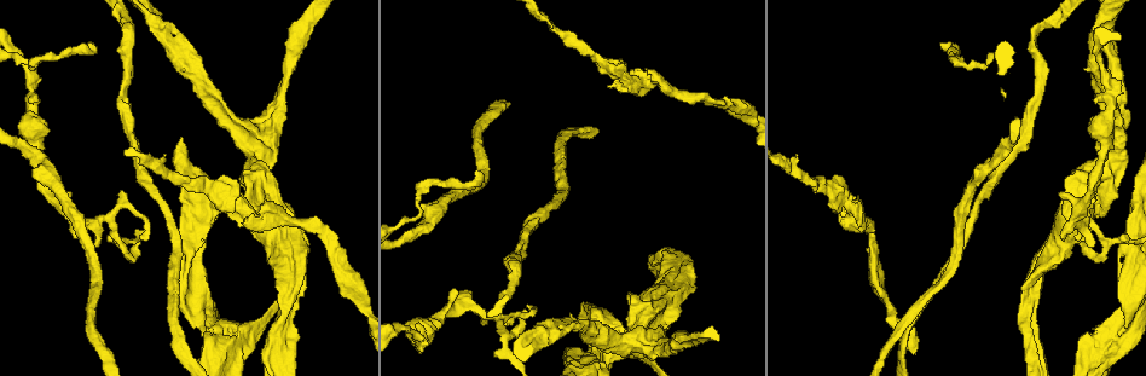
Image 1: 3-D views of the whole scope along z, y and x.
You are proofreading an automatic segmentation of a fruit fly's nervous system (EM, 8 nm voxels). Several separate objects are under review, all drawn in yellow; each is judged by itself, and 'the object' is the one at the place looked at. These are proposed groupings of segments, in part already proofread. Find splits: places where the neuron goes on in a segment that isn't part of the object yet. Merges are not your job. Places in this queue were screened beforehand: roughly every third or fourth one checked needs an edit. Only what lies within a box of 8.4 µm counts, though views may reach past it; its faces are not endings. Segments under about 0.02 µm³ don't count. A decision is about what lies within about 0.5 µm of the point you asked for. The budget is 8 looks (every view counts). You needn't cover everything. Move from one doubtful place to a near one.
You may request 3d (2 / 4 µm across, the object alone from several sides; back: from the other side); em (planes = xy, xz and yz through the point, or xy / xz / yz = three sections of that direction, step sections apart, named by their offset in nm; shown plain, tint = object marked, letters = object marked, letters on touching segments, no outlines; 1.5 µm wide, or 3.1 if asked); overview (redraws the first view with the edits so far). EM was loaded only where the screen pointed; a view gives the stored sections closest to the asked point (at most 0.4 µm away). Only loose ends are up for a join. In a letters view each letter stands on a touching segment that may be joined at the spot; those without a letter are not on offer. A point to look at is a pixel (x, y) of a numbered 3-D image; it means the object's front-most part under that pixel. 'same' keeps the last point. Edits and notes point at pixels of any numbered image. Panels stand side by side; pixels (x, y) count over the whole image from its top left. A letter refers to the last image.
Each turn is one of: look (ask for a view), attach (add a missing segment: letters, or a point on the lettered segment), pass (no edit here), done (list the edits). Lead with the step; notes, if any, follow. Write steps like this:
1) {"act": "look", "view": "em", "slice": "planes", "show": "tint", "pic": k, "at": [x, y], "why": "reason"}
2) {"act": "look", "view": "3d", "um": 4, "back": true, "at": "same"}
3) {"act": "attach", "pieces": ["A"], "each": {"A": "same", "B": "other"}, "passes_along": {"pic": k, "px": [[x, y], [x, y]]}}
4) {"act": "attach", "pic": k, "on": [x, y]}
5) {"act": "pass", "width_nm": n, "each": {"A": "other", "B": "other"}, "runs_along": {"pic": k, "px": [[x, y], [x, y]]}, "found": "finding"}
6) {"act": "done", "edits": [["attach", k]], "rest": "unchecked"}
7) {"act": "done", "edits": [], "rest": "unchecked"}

{"act": "look", "view": "em", "slice": "xz", "step": 8, "show": "tint", "pic": 1, "at": [943, 44], "why": "tapers out"}

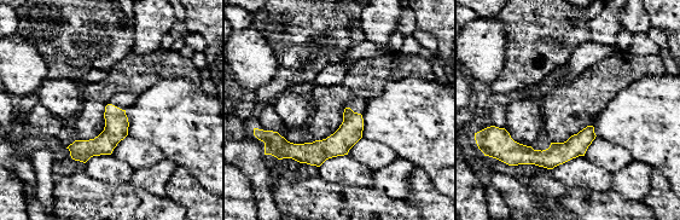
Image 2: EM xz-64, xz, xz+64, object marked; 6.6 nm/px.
{"act": "look", "view": "em", "slice": "xy", "step": 8, "show": "letters", "at": "same"}

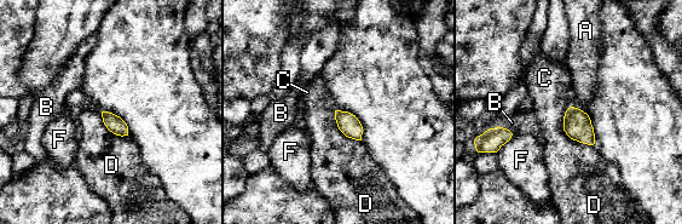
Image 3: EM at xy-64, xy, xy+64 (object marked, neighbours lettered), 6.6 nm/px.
{"act": "pass", "each": {"A": "other", "B": "other", "C": "other", "D": "other", "F": "other"}, "found": "no lettered segment goes on from it"}

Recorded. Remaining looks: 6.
{"act": "look", "view": "3d", "um": 2, "pic": 1, "at": [260, 208], "why": "an open end"}

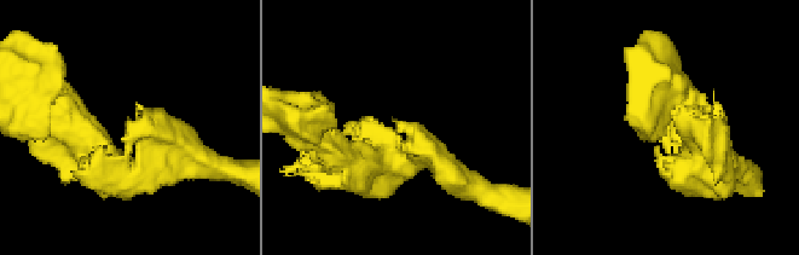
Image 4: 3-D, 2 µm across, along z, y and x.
{"act": "look", "view": "em", "slice": "yz", "step": 8, "show": "plain", "pic": 4, "at": [399, 123], "why": "shape alone is not enough"}

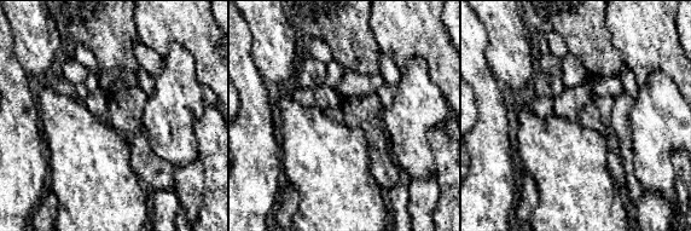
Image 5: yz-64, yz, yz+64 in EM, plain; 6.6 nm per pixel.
{"act": "look", "view": "em", "slice": "yz", "step": 8, "show": "letters", "at": "same"}

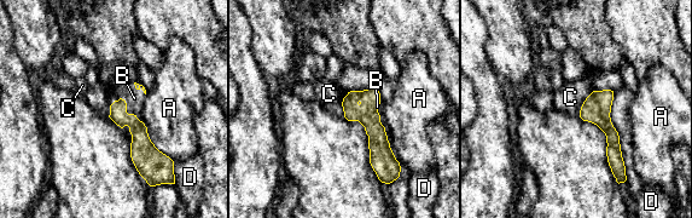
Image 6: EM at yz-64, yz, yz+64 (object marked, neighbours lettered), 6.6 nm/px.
{"act": "attach", "pieces": ["B"], "each": {"A": "other", "B": "same", "C": "other", "D": "other"}, "passes_along": {"pic": 6, "px": [[140, 141], [126, 107], [134, 98]]}, "found": "it goes on there"}

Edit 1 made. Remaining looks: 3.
{"act": "look", "view": "overview"}

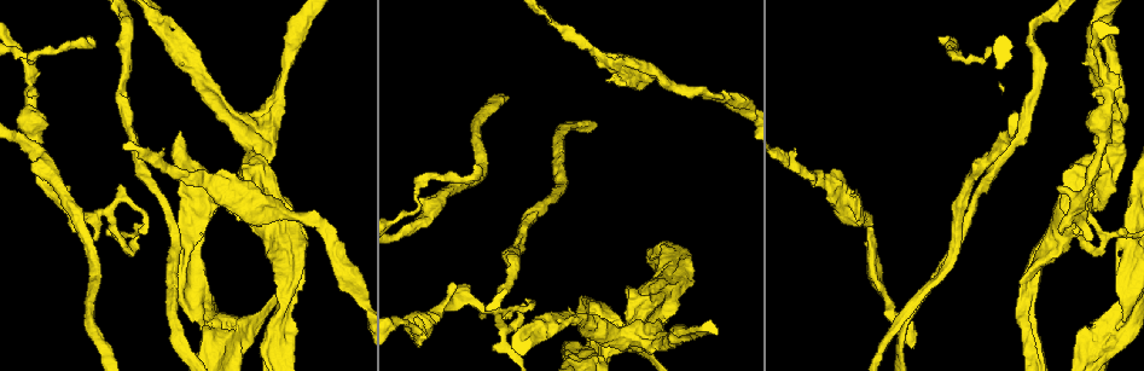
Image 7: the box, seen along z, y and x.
{"act": "look", "view": "3d", "um": 4, "pic": 7, "at": [1123, 311], "why": "stops while still wide"}

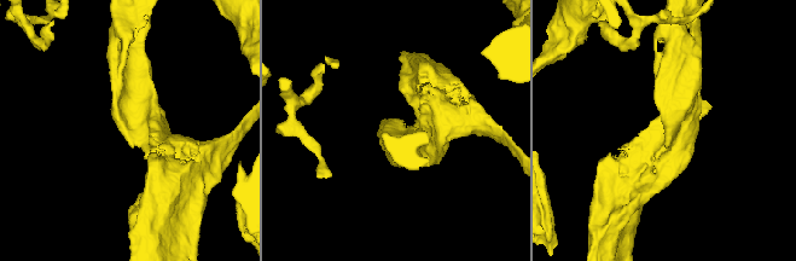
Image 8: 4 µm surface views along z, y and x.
{"act": "look", "view": "em", "slice": "planes", "show": "letters", "pic": 8, "at": [665, 130], "why": "shape alone is not enough"}

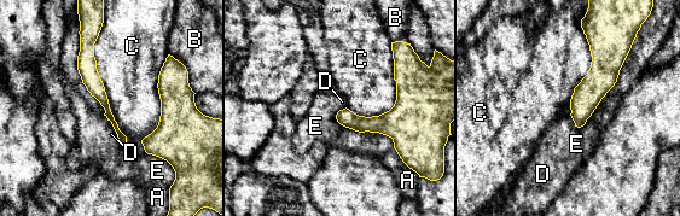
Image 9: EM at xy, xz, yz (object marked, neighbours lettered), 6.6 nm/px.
{"act": "pass", "each": {"A": "other", "B": "other", "C": "other", "D": "other", "E": "other"}, "runs_along": {"pic": 9, "px": [[89, 39], [88, 74], [123, 139]]}, "found": "no lettered segment goes on from it"}

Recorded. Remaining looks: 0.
{"act": "done", "edits": [["attach", 6]], "rest": "unchecked"}

